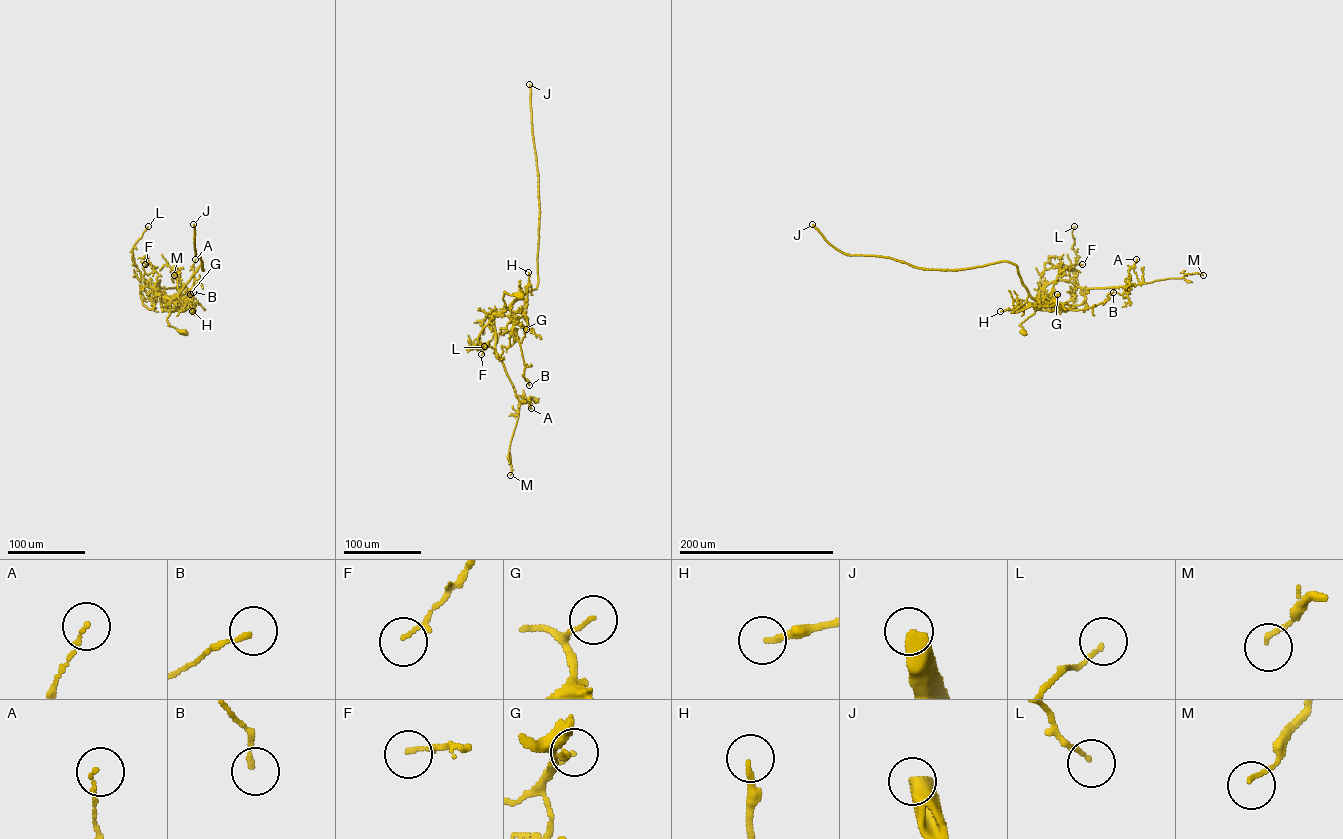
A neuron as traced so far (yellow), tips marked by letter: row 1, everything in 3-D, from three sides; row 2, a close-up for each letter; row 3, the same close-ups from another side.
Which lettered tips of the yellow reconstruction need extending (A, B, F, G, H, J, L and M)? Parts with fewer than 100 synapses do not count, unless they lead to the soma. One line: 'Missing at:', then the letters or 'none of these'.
Missing at: J

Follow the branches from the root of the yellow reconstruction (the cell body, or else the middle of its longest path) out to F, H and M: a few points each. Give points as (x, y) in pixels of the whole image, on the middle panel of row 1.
F: (520, 295), (504, 292), (507, 308), (491, 312), (492, 338), (481, 354)
H: (520, 295), (504, 292), (505, 307), (525, 293), (528, 272)
M: (520, 295), (504, 292), (503, 300), (507, 308), (493, 316), (497, 356), (519, 403), (508, 455), (510, 475)

